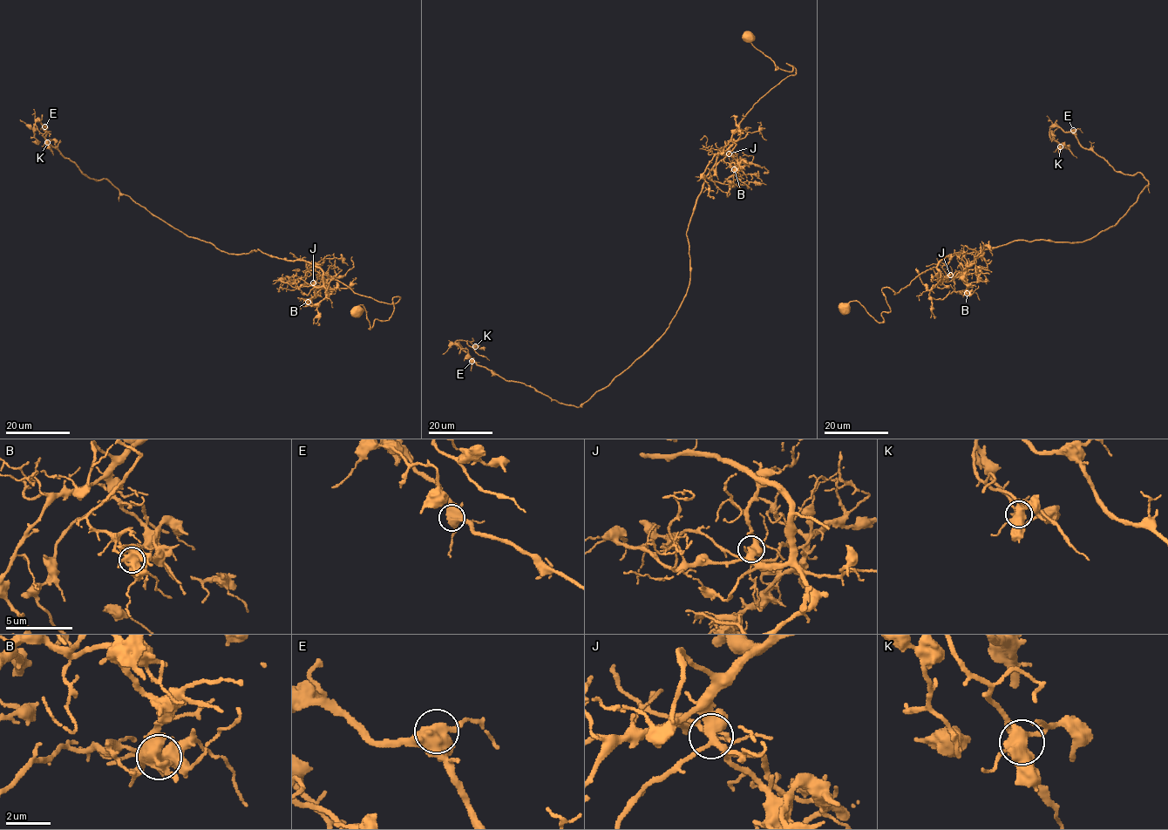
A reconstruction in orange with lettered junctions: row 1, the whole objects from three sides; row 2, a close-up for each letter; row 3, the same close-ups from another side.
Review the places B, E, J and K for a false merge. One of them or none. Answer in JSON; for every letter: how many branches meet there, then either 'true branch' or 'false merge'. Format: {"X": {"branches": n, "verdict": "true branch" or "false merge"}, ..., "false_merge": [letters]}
{"B": {"branches": 7, "verdict": "false merge"}, "E": {"branches": 4, "verdict": "true branch"}, "J": {"branches": 5, "verdict": "true branch"}, "K": {"branches": 5, "verdict": "true branch"}, "false_merge": ["B"]}

